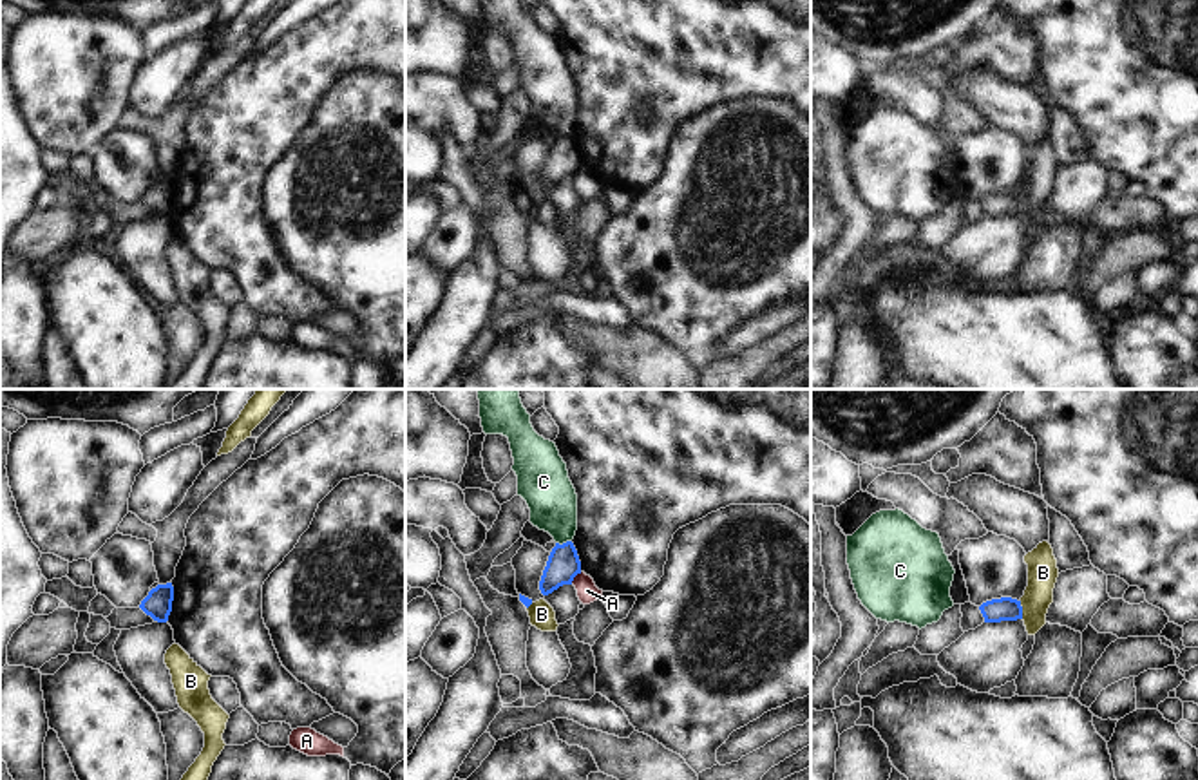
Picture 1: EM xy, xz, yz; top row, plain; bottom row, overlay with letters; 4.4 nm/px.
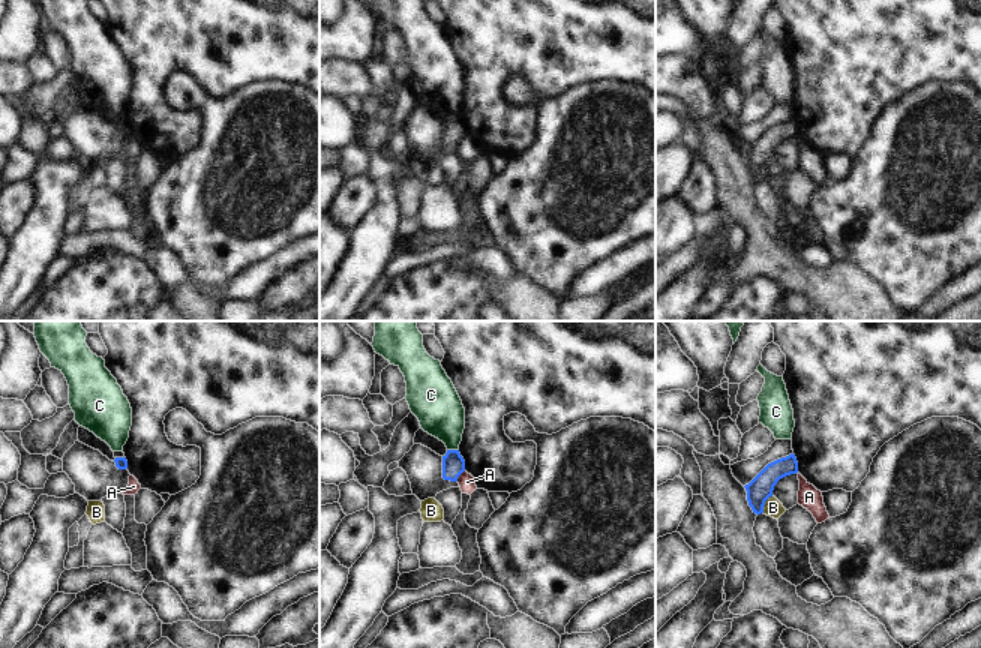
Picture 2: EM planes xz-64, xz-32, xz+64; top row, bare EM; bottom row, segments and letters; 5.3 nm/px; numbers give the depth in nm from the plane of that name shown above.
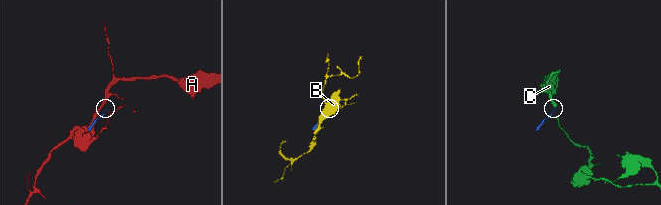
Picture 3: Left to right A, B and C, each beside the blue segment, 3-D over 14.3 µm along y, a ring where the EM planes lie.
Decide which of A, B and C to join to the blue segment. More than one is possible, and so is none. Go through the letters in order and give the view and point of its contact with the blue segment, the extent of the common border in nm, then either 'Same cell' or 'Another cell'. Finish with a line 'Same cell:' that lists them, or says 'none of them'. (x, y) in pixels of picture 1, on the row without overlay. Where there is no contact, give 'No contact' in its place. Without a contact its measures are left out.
A: Touches blue at xz (574, 171). Shared border 80 nm. Another cell
B: Touches blue at yz (1021, 205). Shared border 80 nm. Another cell
C: Touches blue at xz (563, 138). Shared border 70 nm. Another cell
Same cell: none of them.

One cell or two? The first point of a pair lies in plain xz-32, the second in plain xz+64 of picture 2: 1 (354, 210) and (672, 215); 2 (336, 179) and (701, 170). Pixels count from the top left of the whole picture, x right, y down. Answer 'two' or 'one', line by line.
1: two
2: two

